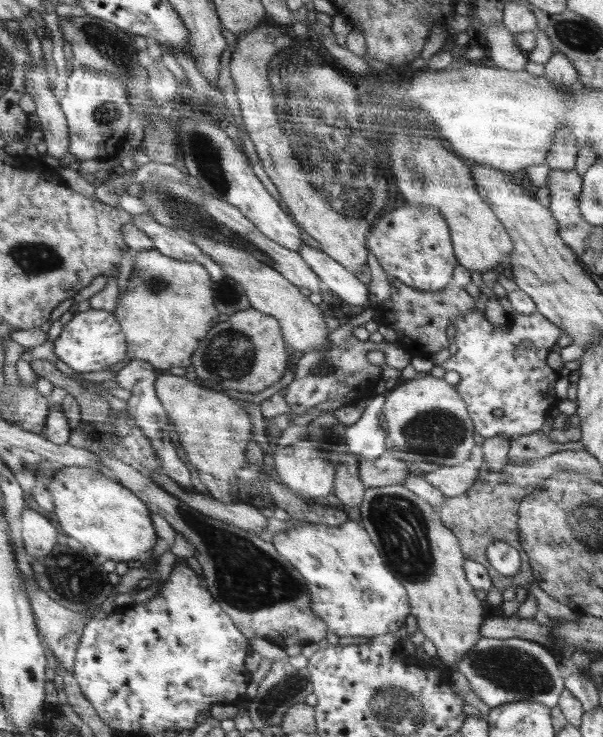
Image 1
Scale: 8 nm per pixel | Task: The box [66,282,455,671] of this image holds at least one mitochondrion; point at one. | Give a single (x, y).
(249, 578)

